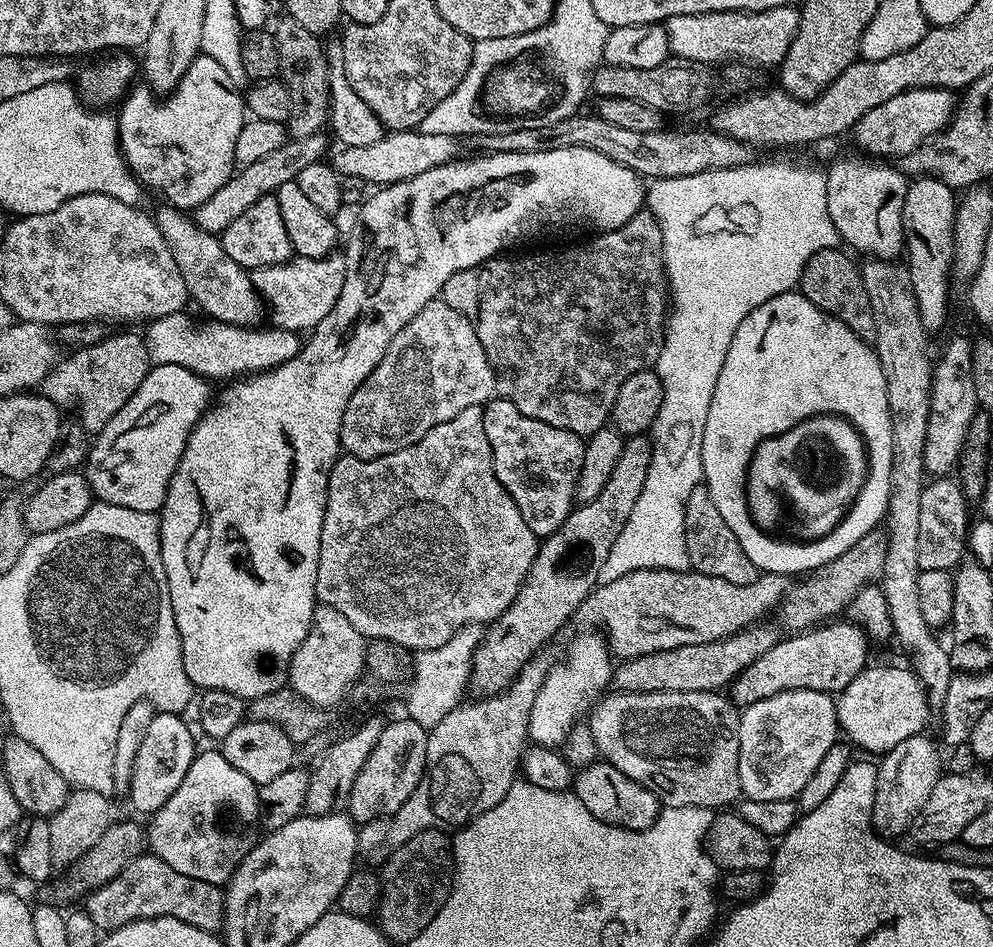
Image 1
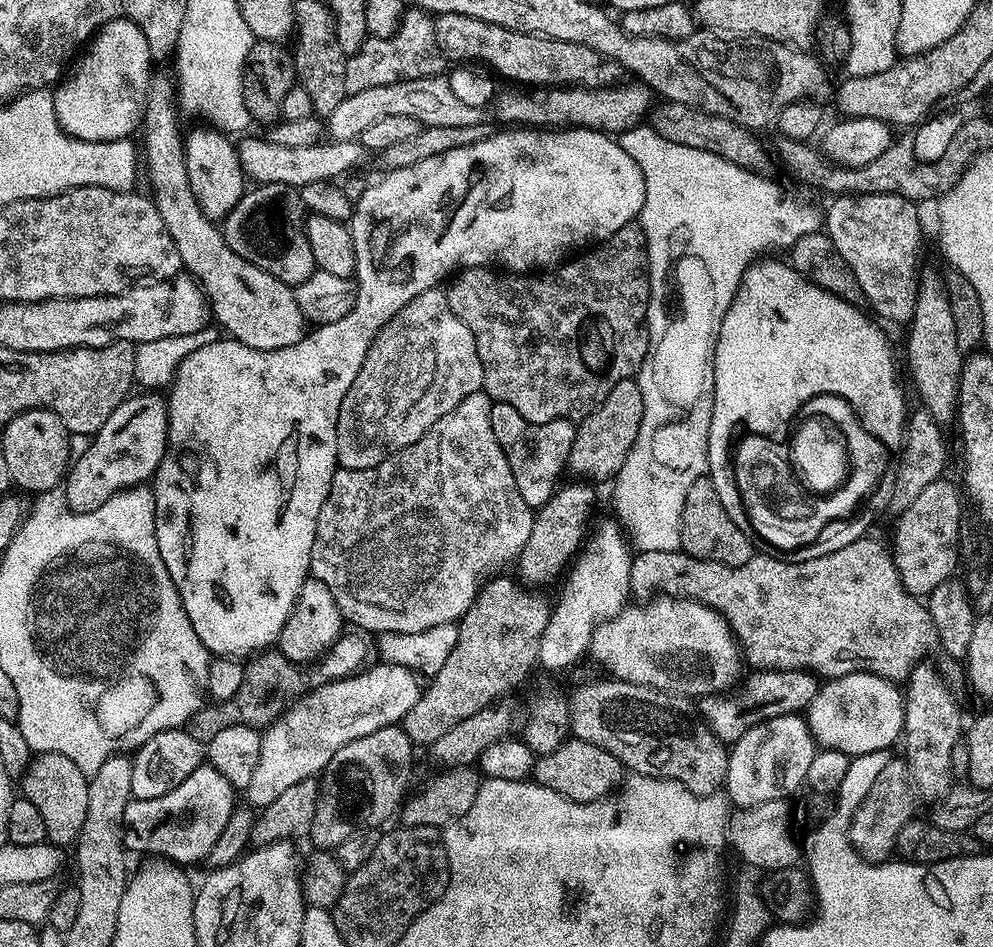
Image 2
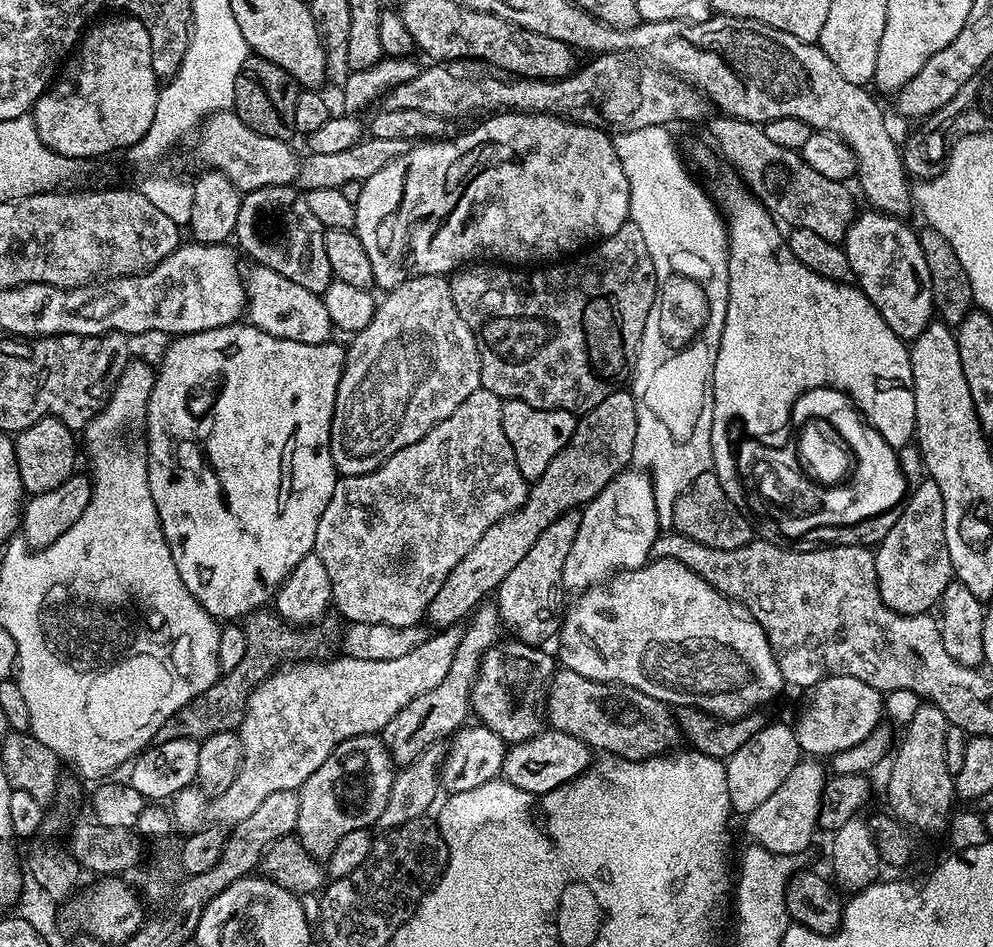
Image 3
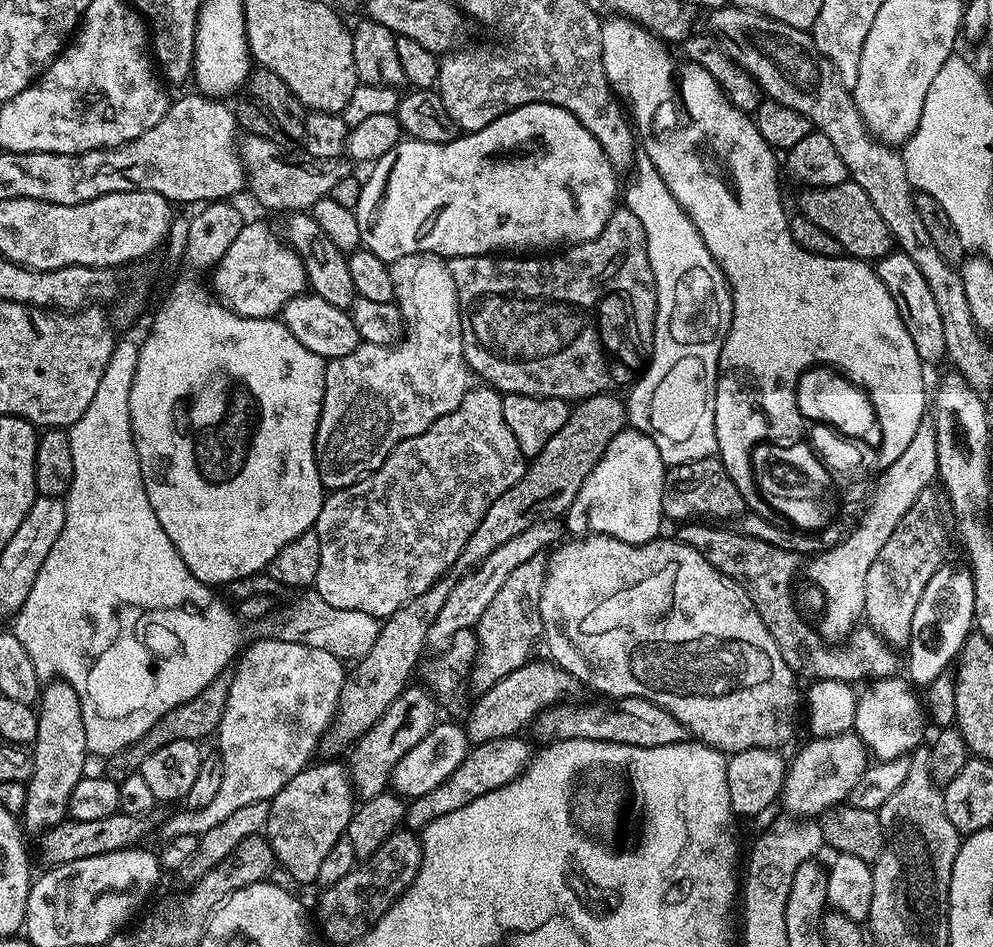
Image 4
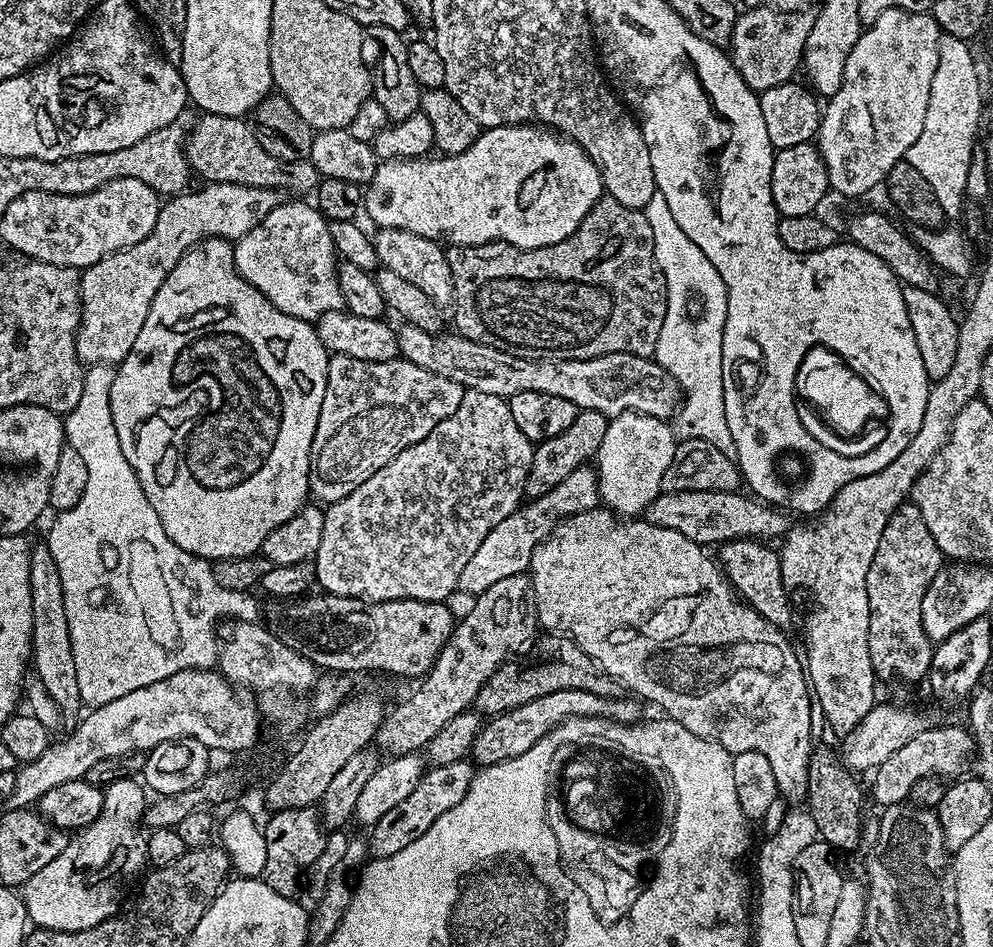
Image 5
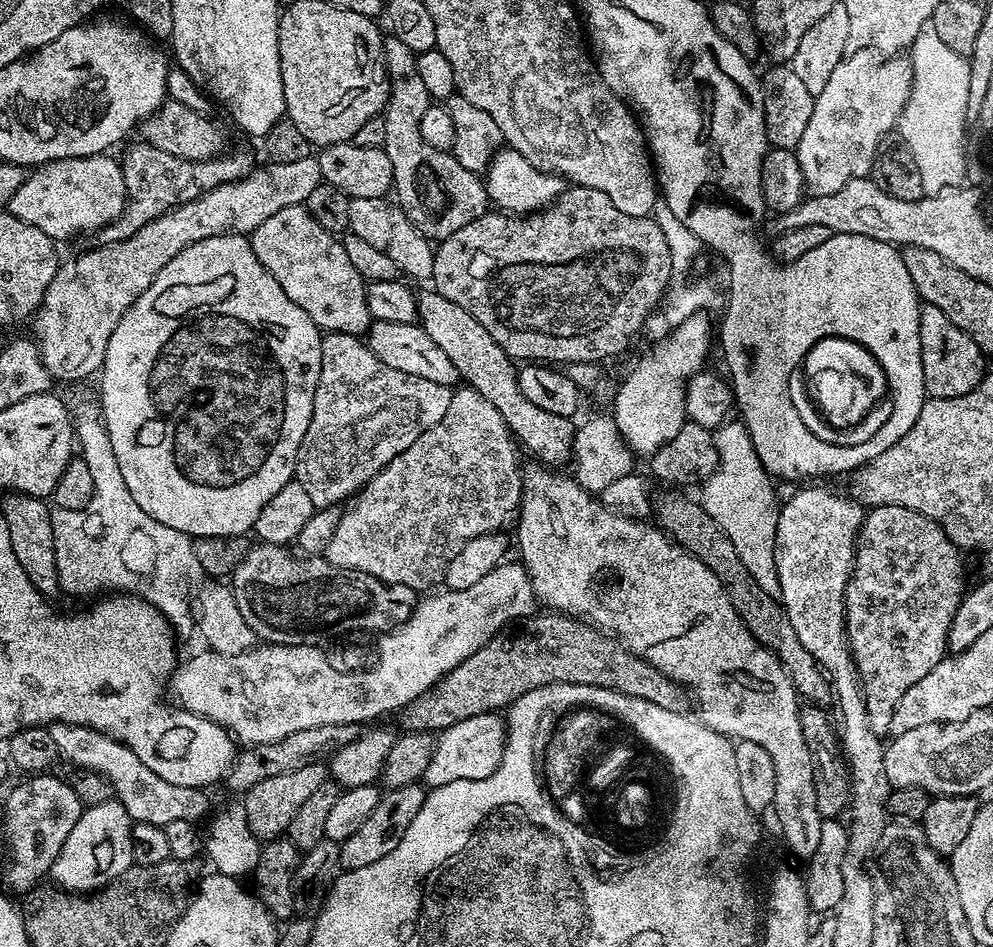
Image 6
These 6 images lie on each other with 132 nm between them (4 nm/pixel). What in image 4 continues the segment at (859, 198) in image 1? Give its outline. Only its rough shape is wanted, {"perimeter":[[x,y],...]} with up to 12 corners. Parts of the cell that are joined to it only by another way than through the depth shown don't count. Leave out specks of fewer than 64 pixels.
{"perimeter":[[905,252],[874,267],[928,366],[946,337],[930,286]]}

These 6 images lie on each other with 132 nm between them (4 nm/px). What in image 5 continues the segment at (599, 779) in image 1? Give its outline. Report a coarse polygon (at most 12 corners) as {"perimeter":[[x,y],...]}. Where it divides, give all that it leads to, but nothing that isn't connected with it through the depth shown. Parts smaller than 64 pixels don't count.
{"perimeter":[[467,759],[429,767],[371,825],[371,855],[406,850],[466,798]]}

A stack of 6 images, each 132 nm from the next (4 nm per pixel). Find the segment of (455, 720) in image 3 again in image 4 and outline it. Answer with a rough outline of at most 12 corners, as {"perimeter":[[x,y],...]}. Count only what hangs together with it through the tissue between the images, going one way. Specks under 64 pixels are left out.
{"perimeter":[[415,686],[352,745],[355,795],[386,791],[394,766],[438,723]]}

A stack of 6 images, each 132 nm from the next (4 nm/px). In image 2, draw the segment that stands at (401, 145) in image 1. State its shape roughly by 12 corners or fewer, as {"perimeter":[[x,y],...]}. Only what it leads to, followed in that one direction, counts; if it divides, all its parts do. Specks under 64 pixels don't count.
{"perimeter":[[239,141],[260,184],[339,181],[366,157],[357,141],[291,148]]}

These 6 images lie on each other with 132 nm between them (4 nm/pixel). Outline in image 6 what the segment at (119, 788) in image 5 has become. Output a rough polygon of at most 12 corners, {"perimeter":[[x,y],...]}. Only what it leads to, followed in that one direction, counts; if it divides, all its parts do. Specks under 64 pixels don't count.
{"perimeter":[[116,799],[83,809],[50,873],[91,894],[133,867]]}

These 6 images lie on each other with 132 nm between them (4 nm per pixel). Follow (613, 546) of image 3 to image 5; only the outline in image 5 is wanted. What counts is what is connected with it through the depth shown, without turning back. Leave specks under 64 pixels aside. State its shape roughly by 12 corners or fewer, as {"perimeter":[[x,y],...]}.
{"perimeter":[[641,412],[609,419],[594,457],[603,507],[647,513],[678,443]]}

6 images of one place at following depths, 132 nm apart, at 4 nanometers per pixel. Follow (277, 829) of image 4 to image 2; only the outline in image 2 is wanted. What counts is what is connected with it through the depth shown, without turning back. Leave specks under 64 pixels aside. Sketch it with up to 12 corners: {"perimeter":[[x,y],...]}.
{"perimeter":[[400,724],[324,767],[310,829],[334,850],[399,813],[412,776]]}

